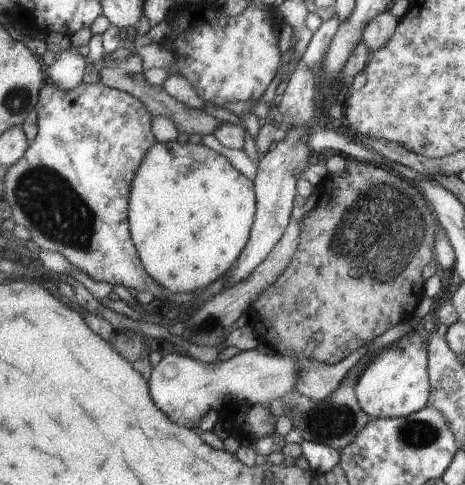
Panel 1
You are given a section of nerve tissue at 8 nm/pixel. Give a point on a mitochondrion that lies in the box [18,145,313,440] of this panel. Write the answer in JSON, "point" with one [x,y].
{"point":[209,325]}

